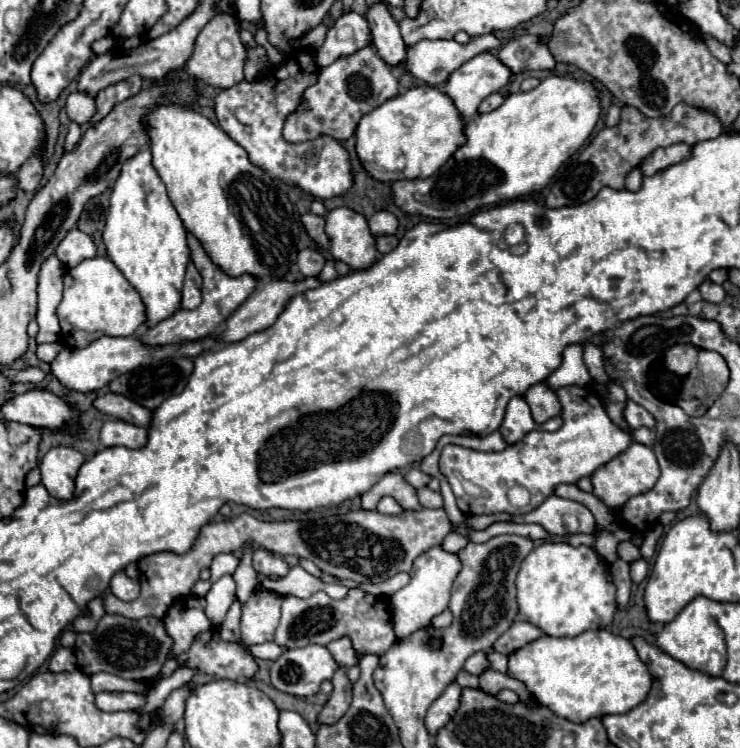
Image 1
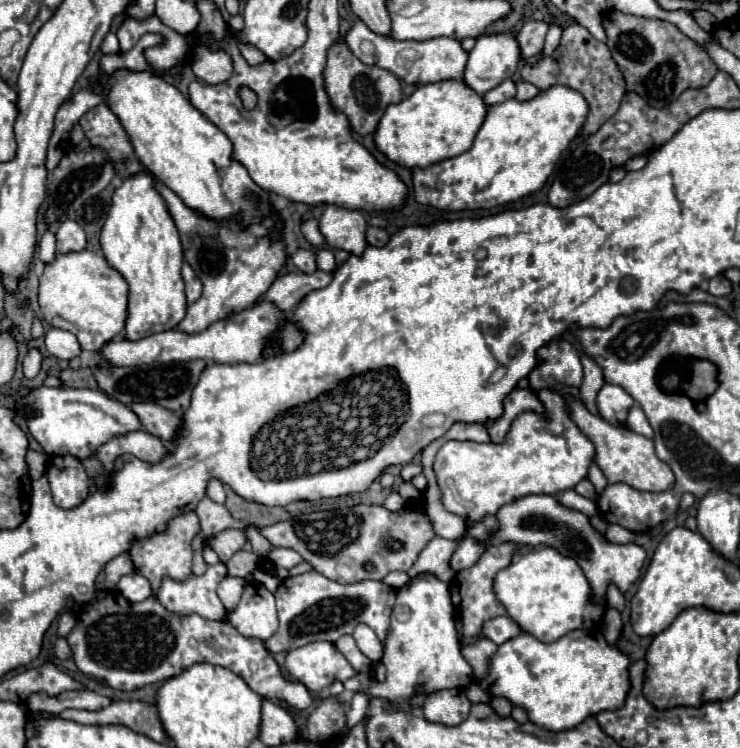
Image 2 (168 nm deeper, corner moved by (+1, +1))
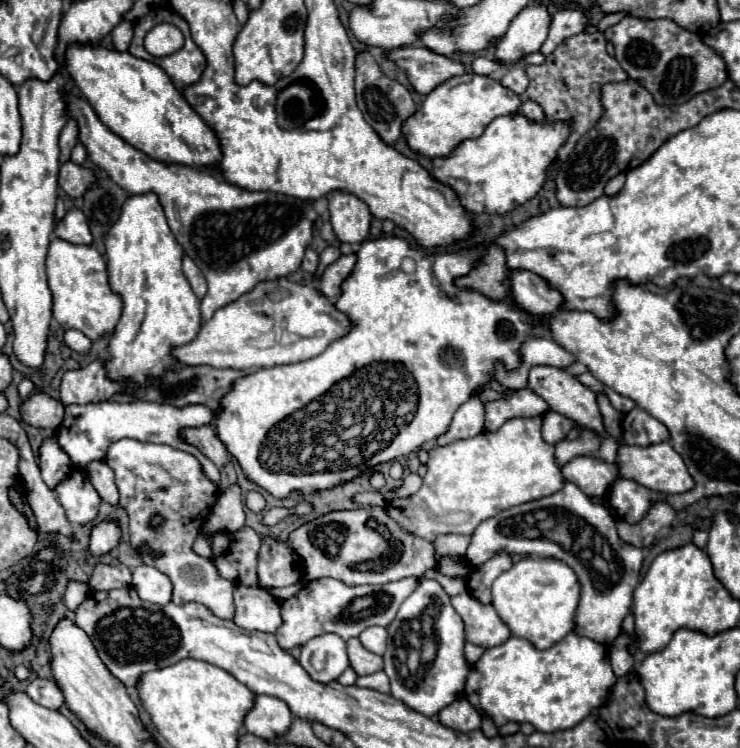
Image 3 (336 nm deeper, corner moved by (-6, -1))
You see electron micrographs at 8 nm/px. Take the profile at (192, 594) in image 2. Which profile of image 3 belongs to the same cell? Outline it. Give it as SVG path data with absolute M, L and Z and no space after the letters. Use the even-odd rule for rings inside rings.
M118 440L108 448L106 464L116 474L116 486L120 492L120 506L126 508L130 516L130 542L136 548L138 544L150 544L150 548L162 548L162 556L158 560L150 560L150 556L140 556L142 562L158 568L162 574L166 574L172 582L172 602L174 604L188 604L188 602L200 602L204 604L214 616L230 620L234 616L234 604L232 604L232 590L234 582L222 578L218 574L218 568L210 558L202 558L192 550L192 544L204 526L216 498L218 488L204 476L200 462L184 450L178 450L168 444L152 444L152 442L138 442L138 440ZM160 516L160 524L152 524L152 518Z

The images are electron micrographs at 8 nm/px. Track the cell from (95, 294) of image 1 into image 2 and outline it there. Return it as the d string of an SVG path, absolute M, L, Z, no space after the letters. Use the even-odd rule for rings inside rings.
M89 250L55 254L55 262L45 264L39 282L39 306L45 322L51 328L73 332L83 350L99 350L123 332L127 318L127 282L103 256Z

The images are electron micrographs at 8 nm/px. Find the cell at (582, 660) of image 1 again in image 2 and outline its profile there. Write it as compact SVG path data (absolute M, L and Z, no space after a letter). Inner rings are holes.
M571 630L551 644L521 632L497 648L489 658L487 676L475 682L491 696L507 698L513 706L523 708L533 724L561 732L601 710L621 708L629 692L627 670L629 658L607 644L599 630Z

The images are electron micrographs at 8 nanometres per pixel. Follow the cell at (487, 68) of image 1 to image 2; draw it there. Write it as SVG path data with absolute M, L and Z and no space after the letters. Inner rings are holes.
M517 32L479 36L475 48L469 52L463 78L475 92L485 94L503 80L511 78L519 66L519 60L521 50Z

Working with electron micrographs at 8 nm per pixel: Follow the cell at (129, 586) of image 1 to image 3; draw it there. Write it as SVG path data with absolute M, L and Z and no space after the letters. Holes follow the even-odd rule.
M140 564L134 570L132 586L140 600L154 602L154 604L168 604L172 598L172 584L168 576L158 572L154 566Z

